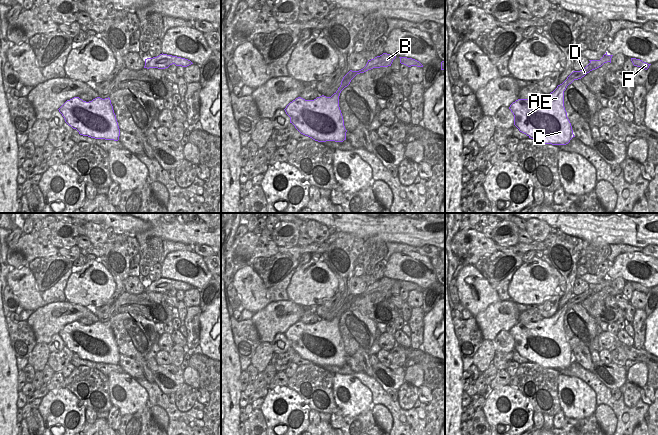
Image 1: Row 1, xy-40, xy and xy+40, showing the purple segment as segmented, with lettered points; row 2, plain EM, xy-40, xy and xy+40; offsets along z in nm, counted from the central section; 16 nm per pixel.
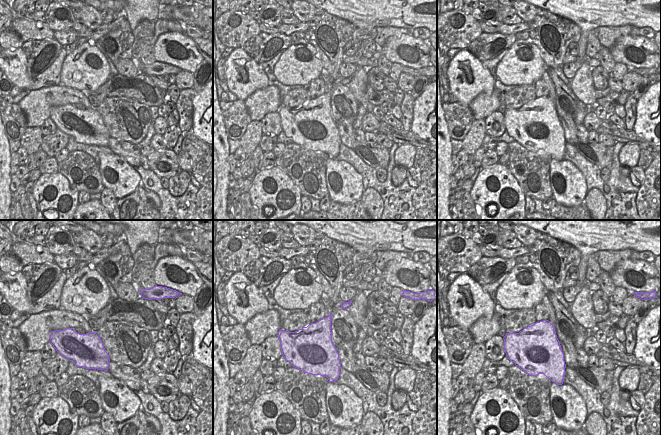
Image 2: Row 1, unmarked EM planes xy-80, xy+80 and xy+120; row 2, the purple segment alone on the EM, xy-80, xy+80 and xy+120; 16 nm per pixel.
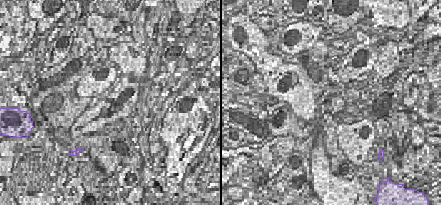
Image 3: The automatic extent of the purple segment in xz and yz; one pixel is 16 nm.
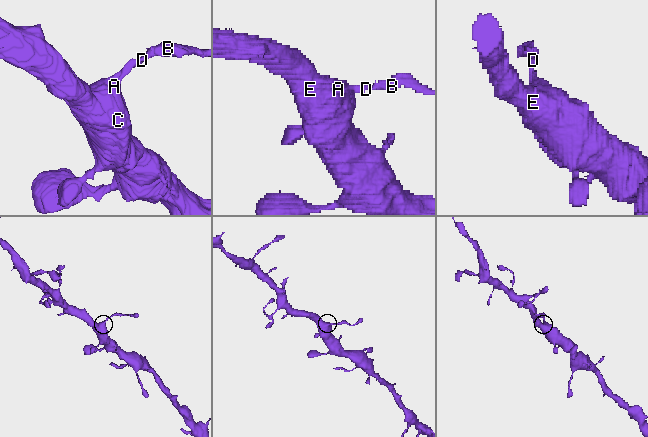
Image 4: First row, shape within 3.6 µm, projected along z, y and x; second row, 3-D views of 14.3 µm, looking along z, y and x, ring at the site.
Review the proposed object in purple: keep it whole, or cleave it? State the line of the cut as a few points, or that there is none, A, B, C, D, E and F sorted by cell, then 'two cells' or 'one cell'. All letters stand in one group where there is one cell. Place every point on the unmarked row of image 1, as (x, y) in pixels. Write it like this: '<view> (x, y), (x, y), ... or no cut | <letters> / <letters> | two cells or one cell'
xy+40 (559, 309), (562, 312), (566, 310) | A C E / B D F | two cells

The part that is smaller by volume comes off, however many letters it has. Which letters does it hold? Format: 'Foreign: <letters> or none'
Foreign: B, D, F.

